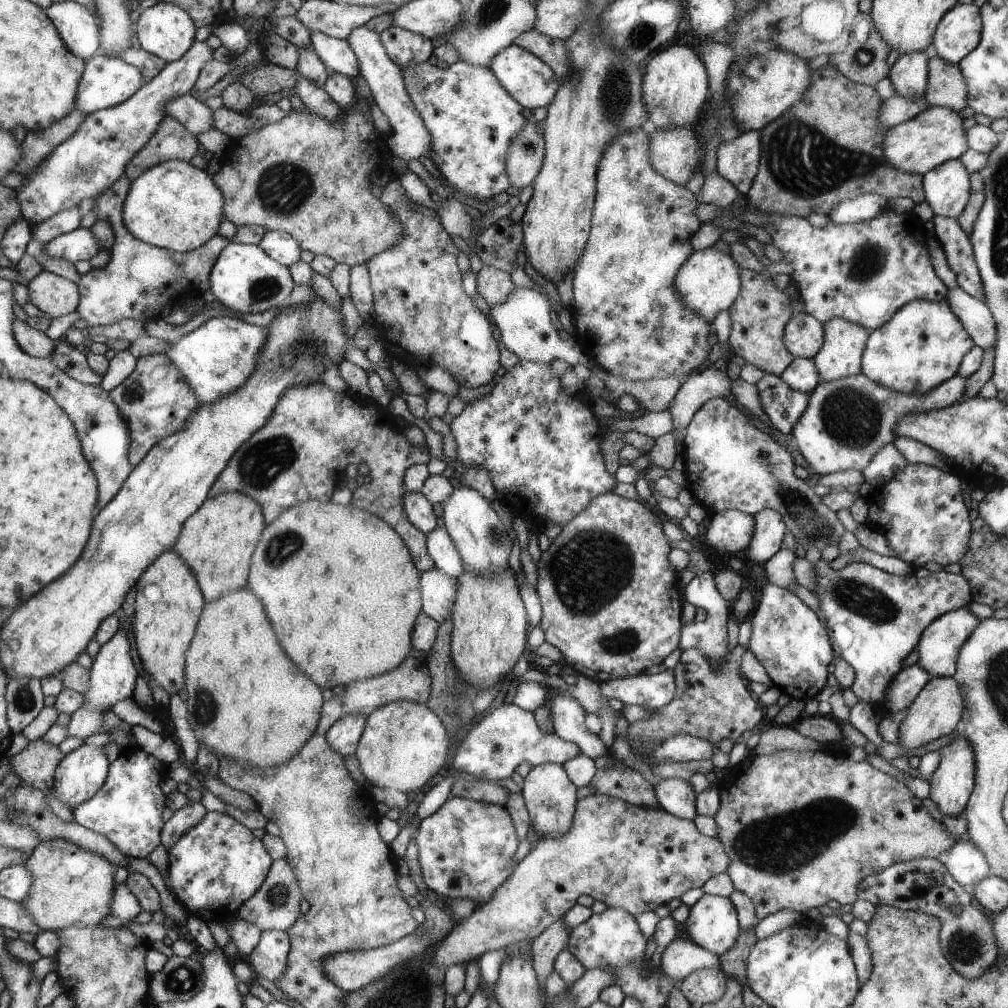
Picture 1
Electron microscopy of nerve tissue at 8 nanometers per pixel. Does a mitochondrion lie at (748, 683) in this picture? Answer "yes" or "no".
no

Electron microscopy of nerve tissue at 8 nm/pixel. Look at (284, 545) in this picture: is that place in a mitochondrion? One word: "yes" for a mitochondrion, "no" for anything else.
yes

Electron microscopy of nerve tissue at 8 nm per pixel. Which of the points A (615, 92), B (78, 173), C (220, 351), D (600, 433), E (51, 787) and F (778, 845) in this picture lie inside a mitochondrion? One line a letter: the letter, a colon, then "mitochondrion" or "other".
A: mitochondrion
B: mitochondrion
C: other
D: other
E: other
F: mitochondrion

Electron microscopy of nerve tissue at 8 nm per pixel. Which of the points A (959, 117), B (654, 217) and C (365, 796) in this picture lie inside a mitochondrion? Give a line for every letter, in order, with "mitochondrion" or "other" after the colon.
A: other
B: mitochondrion
C: other

